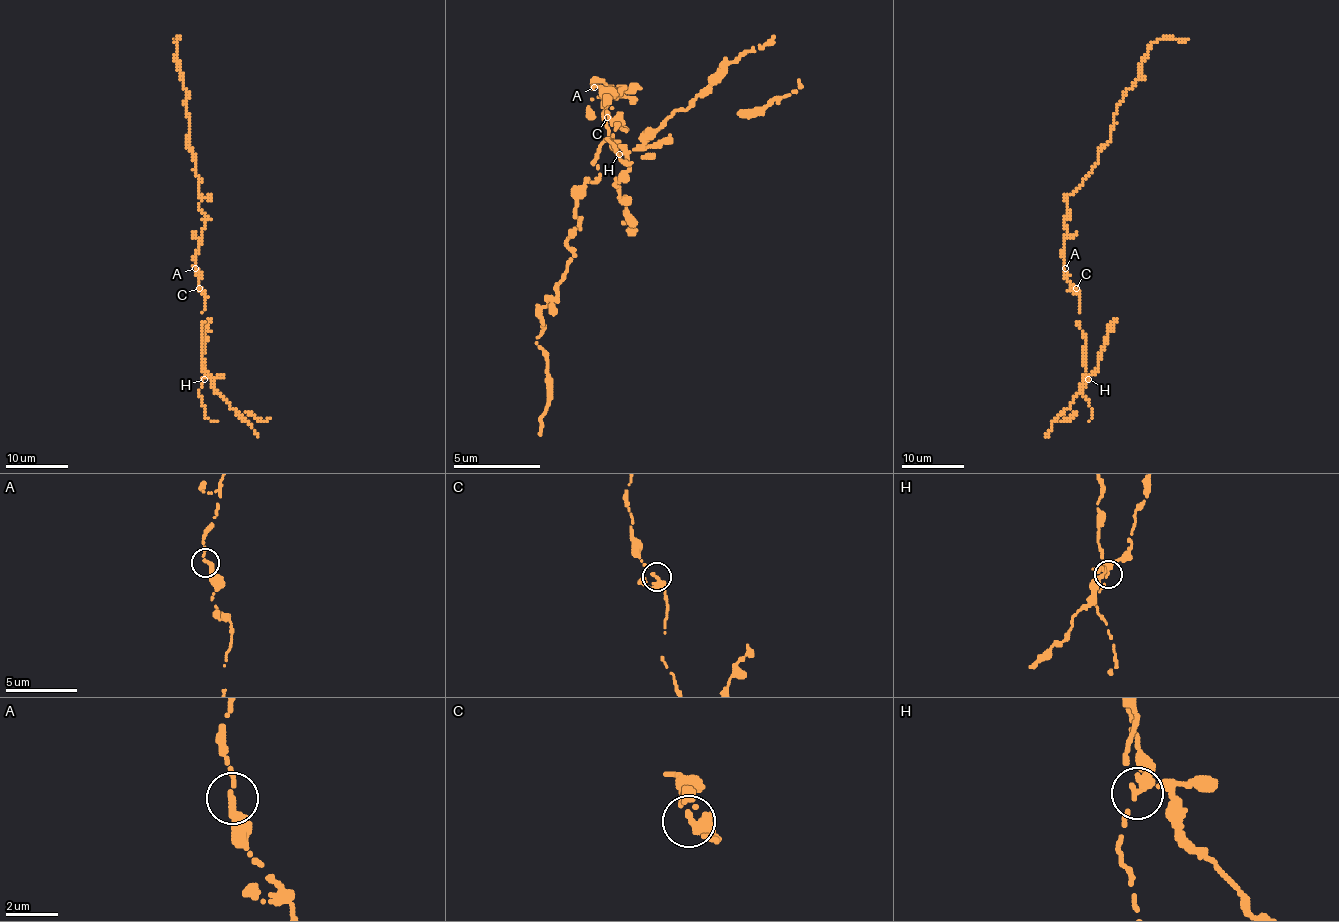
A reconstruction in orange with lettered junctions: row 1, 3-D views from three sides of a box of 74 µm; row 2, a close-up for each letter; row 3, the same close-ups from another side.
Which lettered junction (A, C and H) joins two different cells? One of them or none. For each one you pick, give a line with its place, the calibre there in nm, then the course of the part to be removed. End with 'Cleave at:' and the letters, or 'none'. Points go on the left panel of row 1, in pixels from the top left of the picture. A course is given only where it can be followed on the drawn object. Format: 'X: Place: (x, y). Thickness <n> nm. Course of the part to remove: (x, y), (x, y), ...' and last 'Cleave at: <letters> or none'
H: Place: (204, 379). Thickness 260 nm. Course of the part to remove: (204, 378), (210, 378), (213, 388), (240, 414), (252, 413), (268, 422)
Cleave at: H

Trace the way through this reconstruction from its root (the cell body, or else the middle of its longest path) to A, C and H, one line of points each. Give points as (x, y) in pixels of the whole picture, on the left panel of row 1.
A: (202, 228), (195, 268)
C: (202, 228), (195, 256), (199, 288)
H: (202, 228), (195, 268), (199, 274), (199, 288), (206, 295), (201, 330), (201, 372), (204, 378)

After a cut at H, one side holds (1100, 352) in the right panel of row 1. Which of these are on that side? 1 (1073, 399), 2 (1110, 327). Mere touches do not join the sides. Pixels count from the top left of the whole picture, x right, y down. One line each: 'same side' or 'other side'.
1: same side
2: same side

